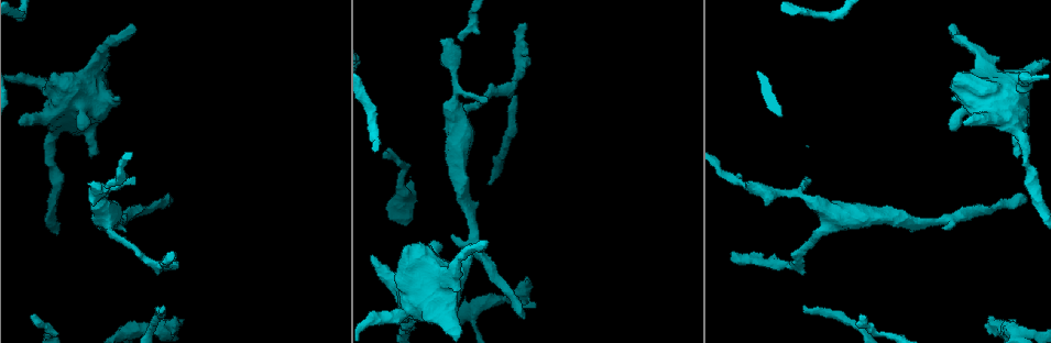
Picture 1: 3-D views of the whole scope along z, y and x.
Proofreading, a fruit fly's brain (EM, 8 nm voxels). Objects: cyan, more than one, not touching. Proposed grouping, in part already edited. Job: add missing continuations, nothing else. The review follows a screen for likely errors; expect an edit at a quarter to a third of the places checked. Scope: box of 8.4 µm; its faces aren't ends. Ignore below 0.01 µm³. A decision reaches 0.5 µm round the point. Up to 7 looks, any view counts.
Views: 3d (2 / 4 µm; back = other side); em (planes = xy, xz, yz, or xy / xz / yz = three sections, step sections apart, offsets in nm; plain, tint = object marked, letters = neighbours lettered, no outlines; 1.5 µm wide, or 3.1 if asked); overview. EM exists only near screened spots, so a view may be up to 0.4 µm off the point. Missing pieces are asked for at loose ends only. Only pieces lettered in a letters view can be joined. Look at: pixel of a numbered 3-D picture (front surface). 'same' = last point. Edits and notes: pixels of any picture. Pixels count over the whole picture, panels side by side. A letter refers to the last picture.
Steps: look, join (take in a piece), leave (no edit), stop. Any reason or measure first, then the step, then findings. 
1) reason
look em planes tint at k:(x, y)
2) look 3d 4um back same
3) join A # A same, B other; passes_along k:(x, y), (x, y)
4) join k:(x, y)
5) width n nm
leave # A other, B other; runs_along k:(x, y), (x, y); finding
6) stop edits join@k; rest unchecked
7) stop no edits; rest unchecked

branch stops here
look 3d 2um at 1:(178, 328)

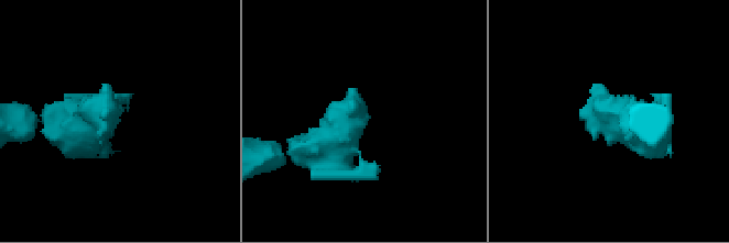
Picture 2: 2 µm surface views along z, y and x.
look em xy step 8 tint at 2:(355, 90)

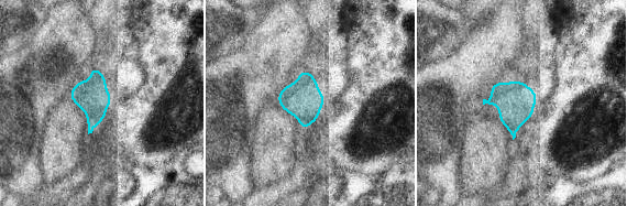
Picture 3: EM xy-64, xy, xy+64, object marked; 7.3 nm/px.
look em planes letters same

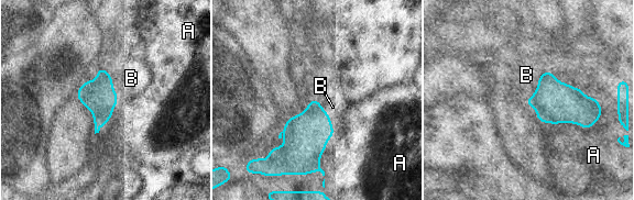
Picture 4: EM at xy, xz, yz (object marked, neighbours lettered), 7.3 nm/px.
join B # A other, B same; the cell continues

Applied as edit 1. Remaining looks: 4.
look overview

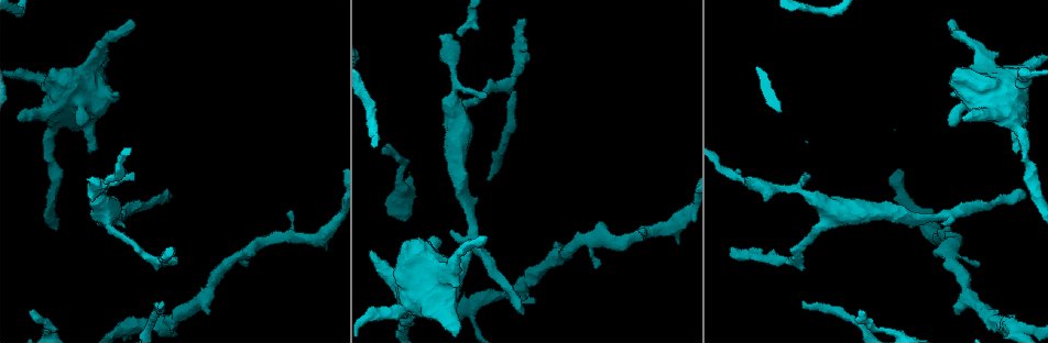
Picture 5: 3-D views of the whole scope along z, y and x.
free end
look 3d 4um at 5:(172, 194)

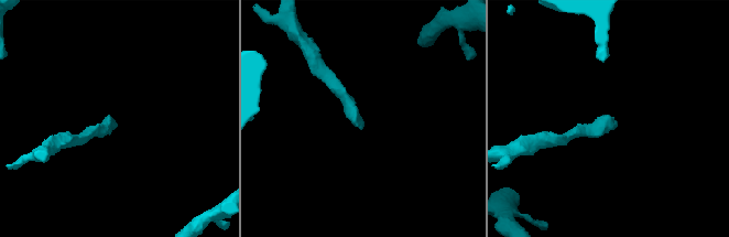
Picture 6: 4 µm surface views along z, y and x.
look em yz step 8 tint at 6:(359, 128)

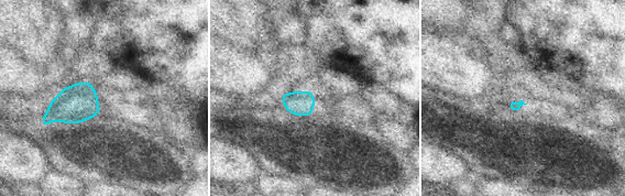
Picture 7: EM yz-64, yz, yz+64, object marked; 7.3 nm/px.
look em planes letters same

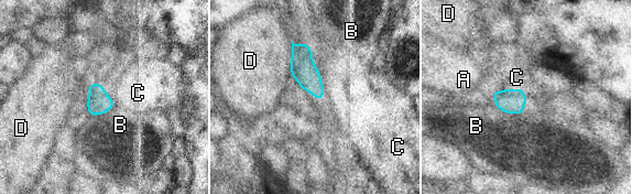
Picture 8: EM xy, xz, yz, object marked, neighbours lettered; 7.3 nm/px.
leave # A other, B other, C other, D other; border 8:(523, 89), (503, 88), (491, 93); no lettered piece goes on from it

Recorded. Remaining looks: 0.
stop edits join@4; rest unchecked

